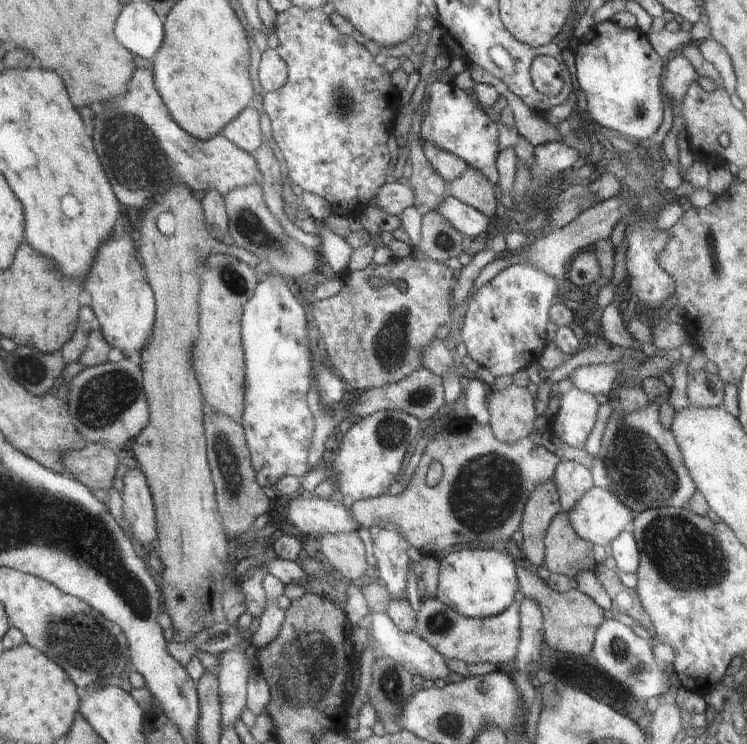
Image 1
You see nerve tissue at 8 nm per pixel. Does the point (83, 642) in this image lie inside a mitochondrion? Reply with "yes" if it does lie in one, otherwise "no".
yes

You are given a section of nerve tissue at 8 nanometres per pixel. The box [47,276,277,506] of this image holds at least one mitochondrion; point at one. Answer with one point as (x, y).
(101, 401)

